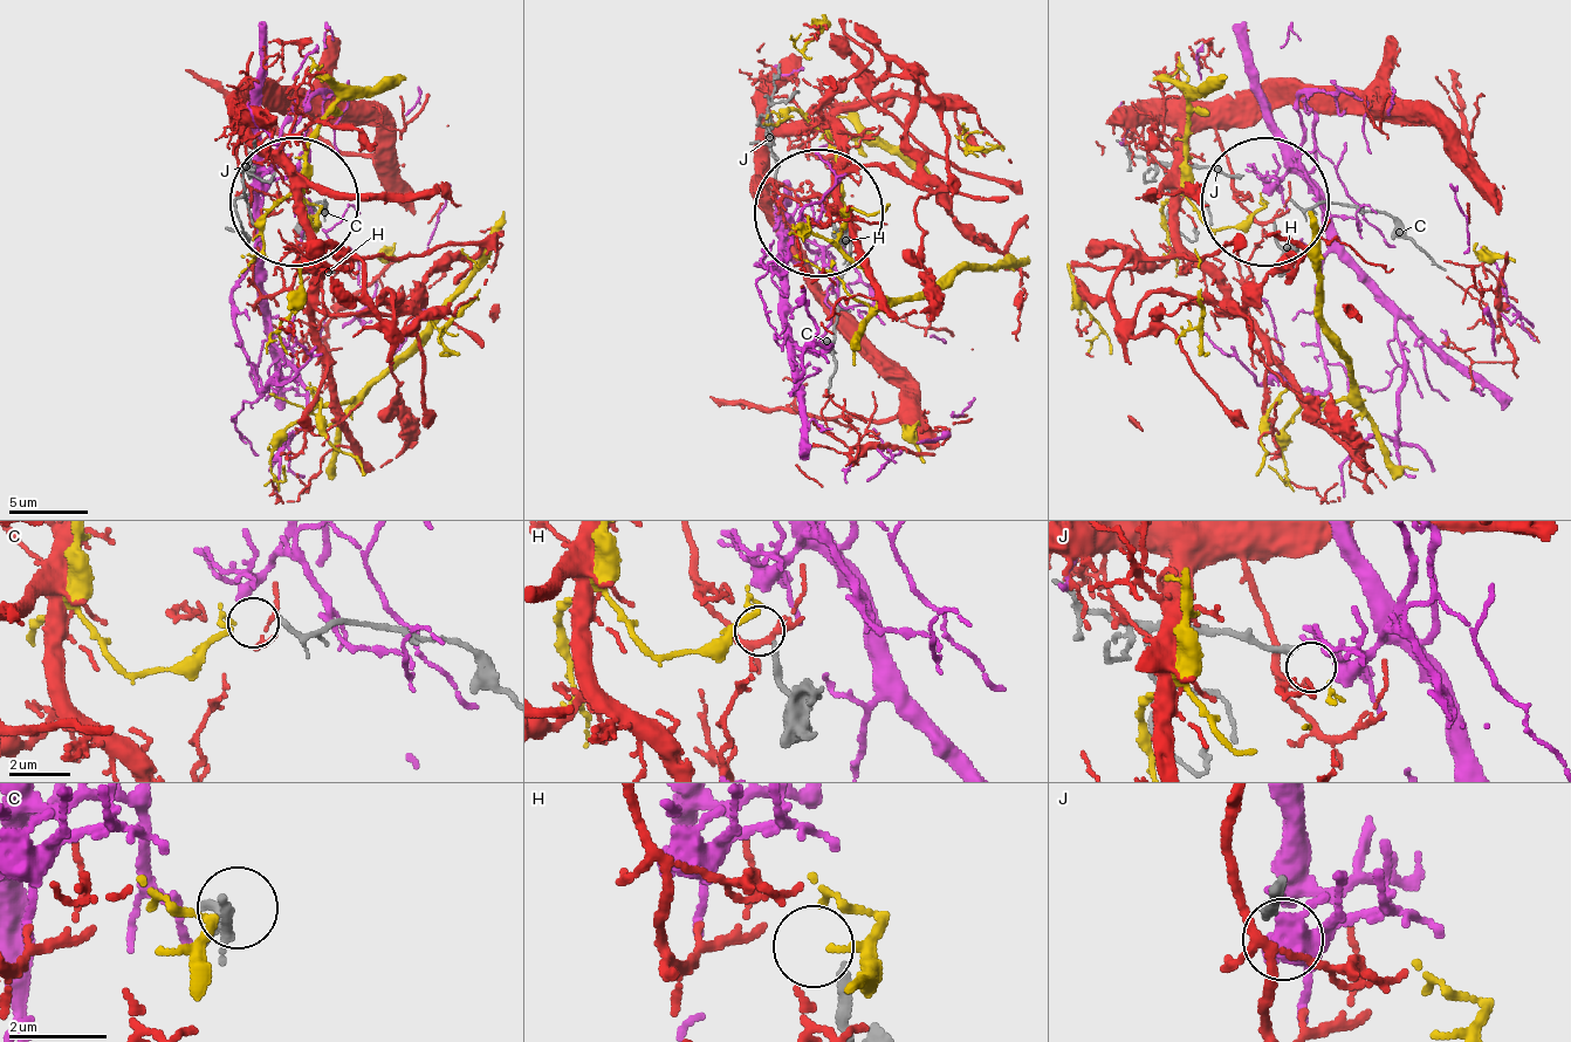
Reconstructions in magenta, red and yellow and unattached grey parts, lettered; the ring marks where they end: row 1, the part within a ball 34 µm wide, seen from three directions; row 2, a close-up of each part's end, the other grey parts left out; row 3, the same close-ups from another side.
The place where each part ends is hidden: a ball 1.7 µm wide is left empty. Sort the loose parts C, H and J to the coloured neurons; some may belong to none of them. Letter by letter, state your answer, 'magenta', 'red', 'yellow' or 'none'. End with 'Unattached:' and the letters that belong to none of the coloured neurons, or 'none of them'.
C: yellow
H: none
J: magenta
Unattached: H

